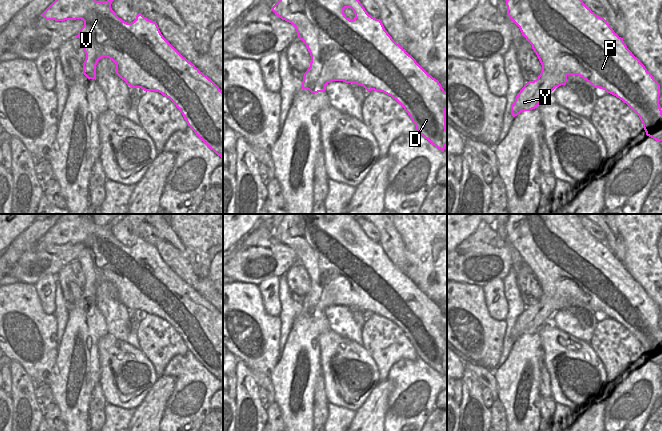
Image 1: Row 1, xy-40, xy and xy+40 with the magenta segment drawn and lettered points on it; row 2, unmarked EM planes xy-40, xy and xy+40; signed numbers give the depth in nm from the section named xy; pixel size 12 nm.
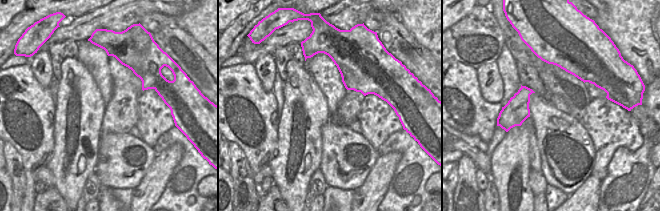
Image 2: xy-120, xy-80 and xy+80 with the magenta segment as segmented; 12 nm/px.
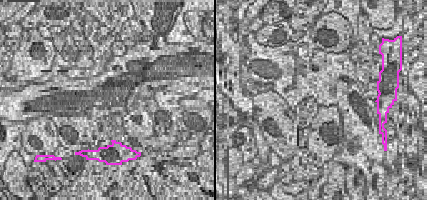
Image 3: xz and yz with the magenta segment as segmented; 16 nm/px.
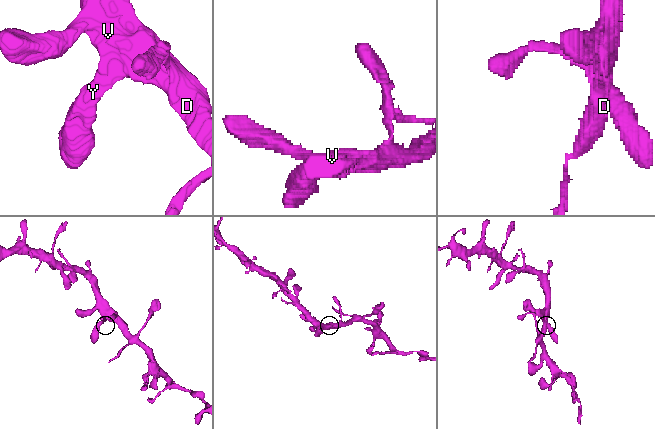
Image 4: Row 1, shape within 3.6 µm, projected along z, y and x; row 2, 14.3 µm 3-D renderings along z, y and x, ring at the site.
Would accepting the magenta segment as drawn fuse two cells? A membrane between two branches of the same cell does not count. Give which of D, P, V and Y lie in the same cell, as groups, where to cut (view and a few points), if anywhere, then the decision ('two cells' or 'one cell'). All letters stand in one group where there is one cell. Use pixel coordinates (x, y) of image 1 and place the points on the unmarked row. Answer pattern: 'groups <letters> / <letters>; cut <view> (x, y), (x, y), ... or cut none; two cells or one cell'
groups D P V Y; cut none; one cell

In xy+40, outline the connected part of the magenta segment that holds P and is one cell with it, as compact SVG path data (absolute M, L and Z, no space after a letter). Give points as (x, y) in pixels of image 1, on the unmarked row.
M509 214L506 230L507 238L509 242L519 251L522 259L526 264L532 269L532 273L536 277L541 289L542 295L538 302L534 305L529 305L525 307L524 311L517 318L514 327L511 330L511 338L513 341L517 340L523 335L530 335L532 333L538 332L539 327L545 322L550 321L551 316L561 309L565 309L567 306L568 299L578 299L584 304L589 306L594 312L603 313L605 316L610 317L624 327L626 327L640 342L643 352L646 356L646 359L655 363L656 365L662 365L662 334L659 328L659 319L660 319L660 309L653 302L650 296L647 295L645 290L640 286L640 284L635 281L632 276L627 272L626 268L623 265L623 262L619 261L614 254L610 251L607 245L596 239L594 236L588 232L580 222L579 214Z

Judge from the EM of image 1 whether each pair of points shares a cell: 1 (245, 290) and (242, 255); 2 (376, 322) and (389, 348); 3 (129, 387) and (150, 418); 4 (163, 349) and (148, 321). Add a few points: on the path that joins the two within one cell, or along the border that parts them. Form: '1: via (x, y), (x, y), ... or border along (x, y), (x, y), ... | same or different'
1: border along (234, 280), (237, 282), (254, 283), (257, 286) | different
2: via (376, 328), (385, 342) | same
3: border along (154, 384), (142, 402), (134, 409) | different
4: via (160, 342), (151, 328) | same

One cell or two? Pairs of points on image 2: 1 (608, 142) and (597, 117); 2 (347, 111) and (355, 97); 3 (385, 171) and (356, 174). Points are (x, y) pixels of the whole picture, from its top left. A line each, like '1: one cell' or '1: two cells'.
1: one cell
2: one cell
3: two cells

